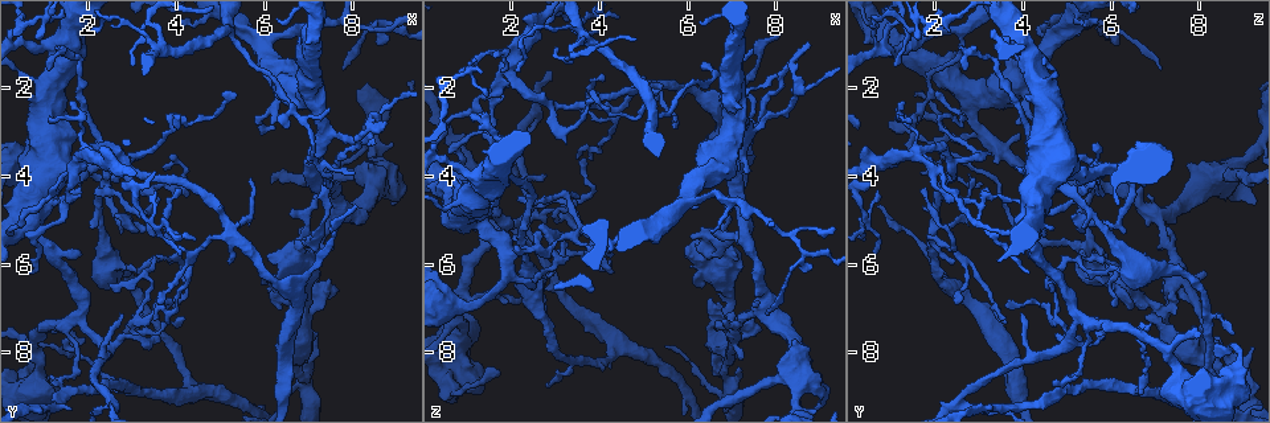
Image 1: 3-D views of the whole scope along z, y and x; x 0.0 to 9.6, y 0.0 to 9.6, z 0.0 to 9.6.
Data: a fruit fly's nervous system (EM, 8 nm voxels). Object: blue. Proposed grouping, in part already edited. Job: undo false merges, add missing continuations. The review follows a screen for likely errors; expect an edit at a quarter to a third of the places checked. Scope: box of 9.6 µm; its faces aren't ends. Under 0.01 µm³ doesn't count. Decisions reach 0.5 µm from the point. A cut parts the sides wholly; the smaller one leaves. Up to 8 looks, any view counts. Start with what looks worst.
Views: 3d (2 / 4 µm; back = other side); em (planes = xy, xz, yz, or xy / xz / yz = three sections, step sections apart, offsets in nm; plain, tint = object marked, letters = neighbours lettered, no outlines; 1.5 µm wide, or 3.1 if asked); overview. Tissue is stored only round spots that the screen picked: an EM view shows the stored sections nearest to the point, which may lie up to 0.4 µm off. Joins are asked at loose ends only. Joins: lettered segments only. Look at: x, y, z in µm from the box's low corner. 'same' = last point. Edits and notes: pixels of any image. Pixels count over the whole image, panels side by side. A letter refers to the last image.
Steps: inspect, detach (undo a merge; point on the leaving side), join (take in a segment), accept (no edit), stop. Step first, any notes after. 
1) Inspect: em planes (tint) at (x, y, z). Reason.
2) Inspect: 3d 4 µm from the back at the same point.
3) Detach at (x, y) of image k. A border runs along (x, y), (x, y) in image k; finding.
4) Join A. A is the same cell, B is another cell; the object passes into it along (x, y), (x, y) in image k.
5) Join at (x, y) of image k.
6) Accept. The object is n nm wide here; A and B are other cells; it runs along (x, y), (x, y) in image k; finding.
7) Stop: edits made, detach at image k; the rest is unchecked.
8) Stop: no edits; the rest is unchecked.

Inspect: em xy step 8 (letters) at (8.40, 2.70, 1.65).

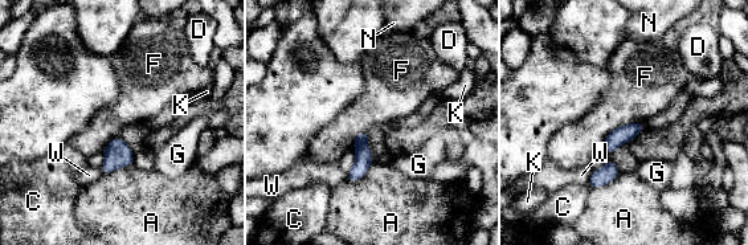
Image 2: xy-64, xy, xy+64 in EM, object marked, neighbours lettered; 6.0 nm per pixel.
Detach at (364, 159) of image 2. The object is 40 nm wide here; A, C, D, F, G, K, N and W are other cells; two neurons meet here.

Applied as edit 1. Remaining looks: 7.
Inspect: 3d 2 µm at (1.50, 4.55, 3.00). A narrow waist.

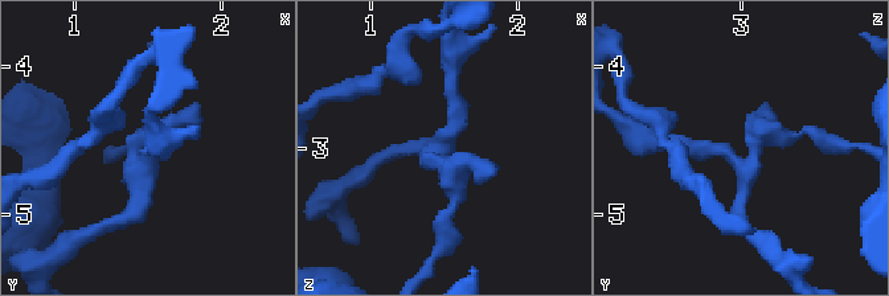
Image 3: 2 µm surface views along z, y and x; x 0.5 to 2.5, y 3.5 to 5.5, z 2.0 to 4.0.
Inspect: em planes (tint) at (1.50, 4.58, 2.98). 3 arms meet here; need the tissue.

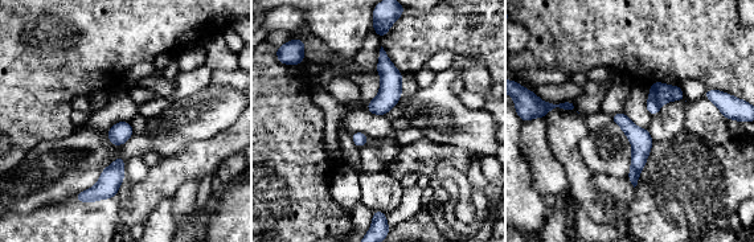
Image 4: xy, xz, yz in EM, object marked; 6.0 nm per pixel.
Inspect: em planes (letters) at the same point.

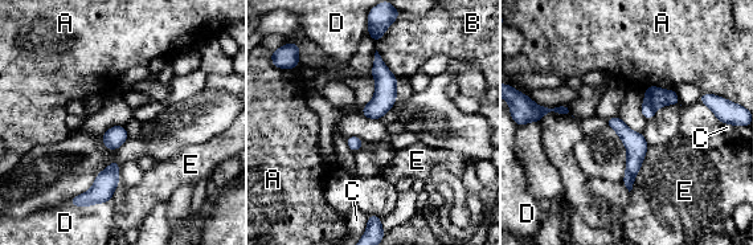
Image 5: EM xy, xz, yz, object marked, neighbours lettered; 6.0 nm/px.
Detach at (647, 111) of image 5. A, B, C, D and E are other cells; the part that leaves runs along (616, 119), (633, 141), (629, 184) in image 5; two neurons meet here.

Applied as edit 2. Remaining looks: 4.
Stop: edits made, detach at image 2, detach at image 5; the rest is unchecked.

